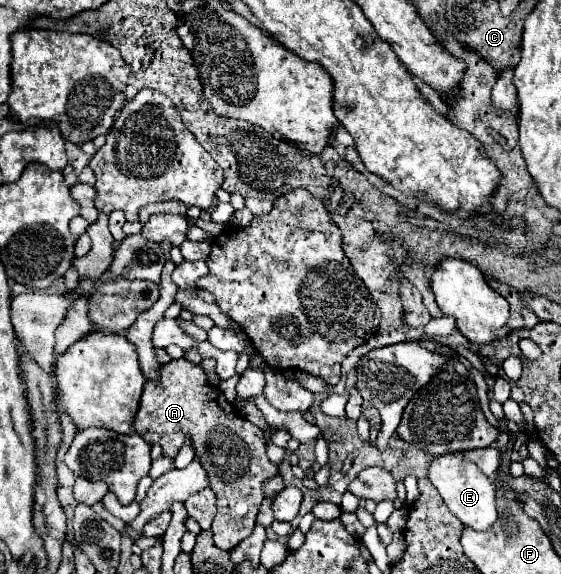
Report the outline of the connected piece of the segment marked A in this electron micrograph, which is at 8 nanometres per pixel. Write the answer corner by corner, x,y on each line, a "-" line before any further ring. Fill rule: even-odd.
176,359
160,367
156,381
146,379
134,429
146,443
160,443
164,455
170,459
178,455
186,443
186,435
190,437
194,457
200,457
218,499
218,511
212,521
214,545
218,549
230,551
252,533
264,499
262,481
276,475
276,467
266,457
264,431
244,419
234,405
226,401
224,393
208,381
200,365
188,359

